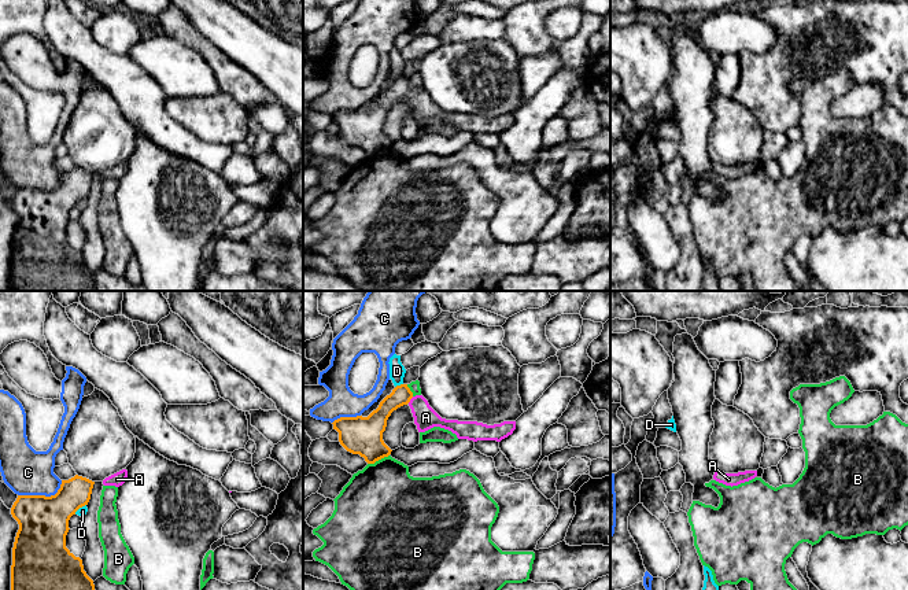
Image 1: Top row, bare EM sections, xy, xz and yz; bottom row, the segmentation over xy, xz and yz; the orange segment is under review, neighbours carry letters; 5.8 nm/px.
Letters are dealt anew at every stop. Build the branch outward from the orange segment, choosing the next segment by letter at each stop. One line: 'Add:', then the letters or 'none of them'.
Add: A

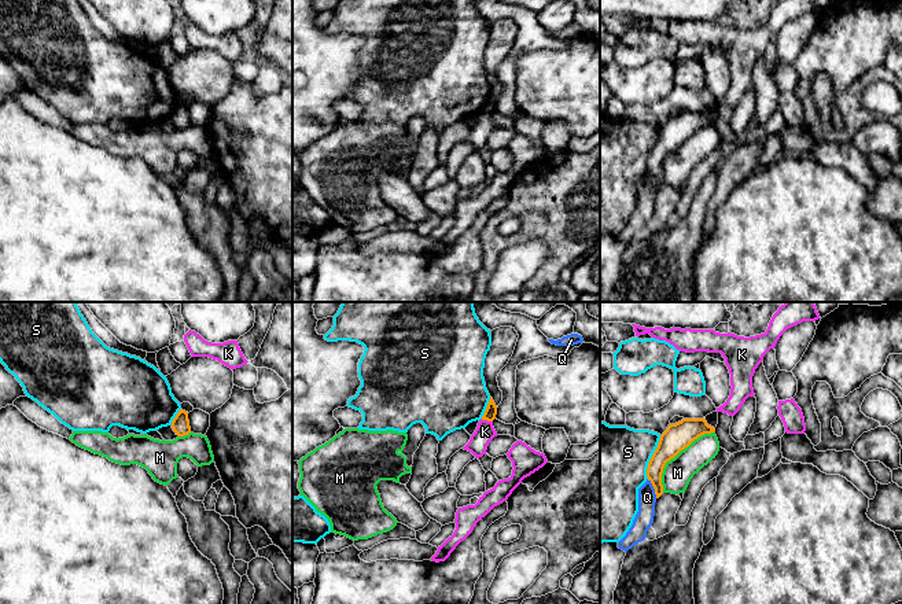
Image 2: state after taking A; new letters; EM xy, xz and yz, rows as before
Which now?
Add: none of them

